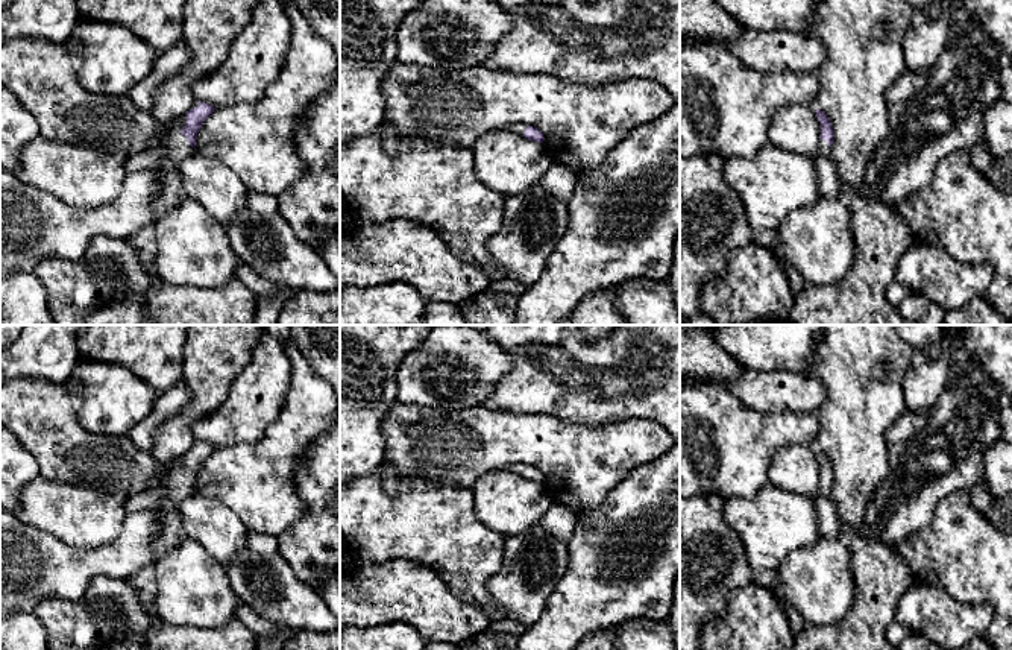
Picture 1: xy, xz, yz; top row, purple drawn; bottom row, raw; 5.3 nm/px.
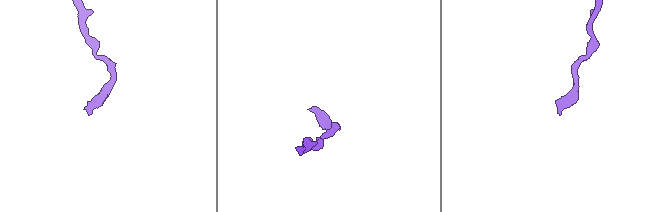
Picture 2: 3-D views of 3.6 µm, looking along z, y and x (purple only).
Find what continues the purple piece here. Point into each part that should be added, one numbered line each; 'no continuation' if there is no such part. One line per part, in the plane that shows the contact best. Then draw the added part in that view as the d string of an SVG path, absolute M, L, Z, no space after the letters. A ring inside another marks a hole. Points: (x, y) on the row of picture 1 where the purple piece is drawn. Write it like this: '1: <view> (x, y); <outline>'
1: xy (169, 154); M184 115L162 143L140 153L129 155L124 162L126 173L129 175L149 169L178 169L184 159L194 155L194 147L191 147L187 137L181 134L185 123L187 117Z

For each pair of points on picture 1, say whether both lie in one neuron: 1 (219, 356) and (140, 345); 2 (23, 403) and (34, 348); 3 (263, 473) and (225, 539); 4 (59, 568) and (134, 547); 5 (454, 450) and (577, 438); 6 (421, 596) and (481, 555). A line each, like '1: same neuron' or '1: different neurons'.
1: different neurons
2: different neurons
3: different neurons
4: same neuron
5: same neuron
6: different neurons

